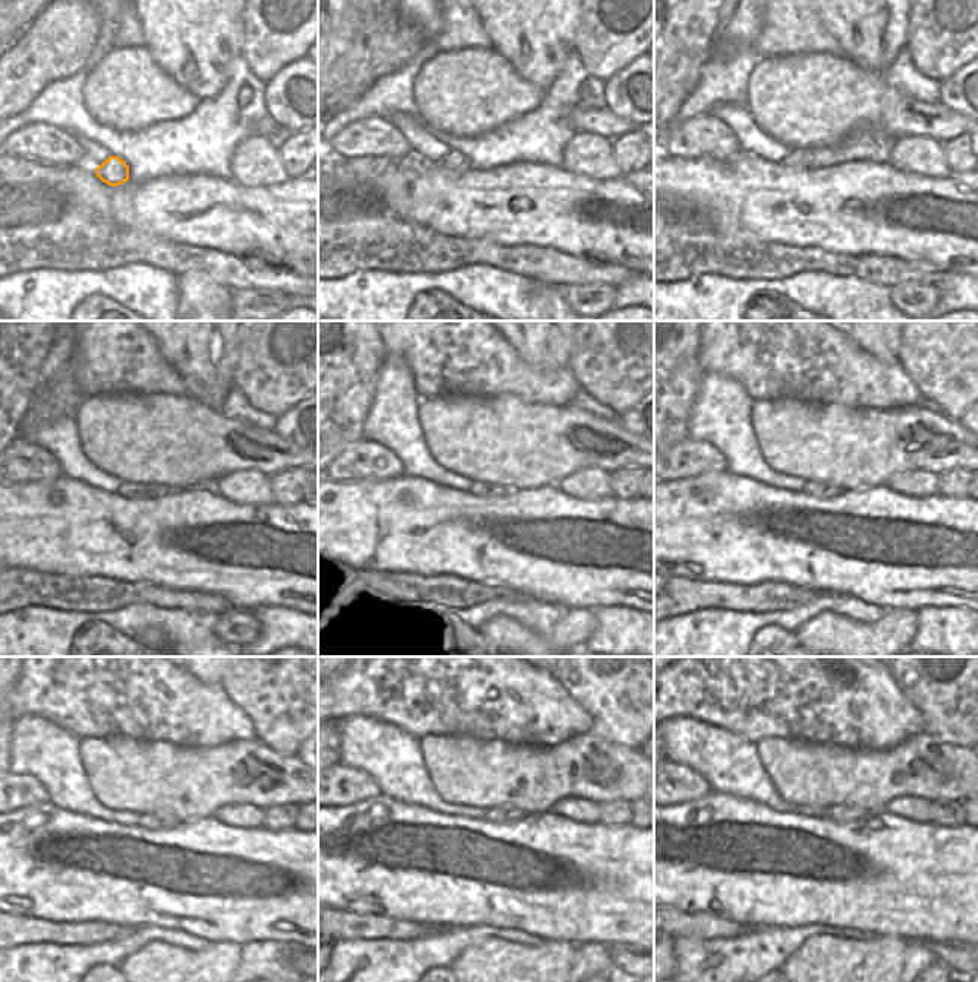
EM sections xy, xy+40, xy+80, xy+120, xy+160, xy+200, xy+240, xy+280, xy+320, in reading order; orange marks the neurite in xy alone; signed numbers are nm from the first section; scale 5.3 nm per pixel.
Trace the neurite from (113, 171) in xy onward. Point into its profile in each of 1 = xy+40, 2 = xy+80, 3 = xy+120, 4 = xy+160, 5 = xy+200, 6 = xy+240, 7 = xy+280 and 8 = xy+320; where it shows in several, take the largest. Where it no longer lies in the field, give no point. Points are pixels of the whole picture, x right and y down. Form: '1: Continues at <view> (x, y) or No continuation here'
1: Continues at xy+40 (453, 161)
2: Continues at xy+80 (798, 158)
3: Continues at xy+120 (132, 490)
4: Continues at xy+160 (477, 489)
5: Continues at xy+200 (815, 489)
6: Continues at xy+240 (156, 822)
7: Continues at xy+280 (498, 814)
8: Continues at xy+320 (843, 813).

